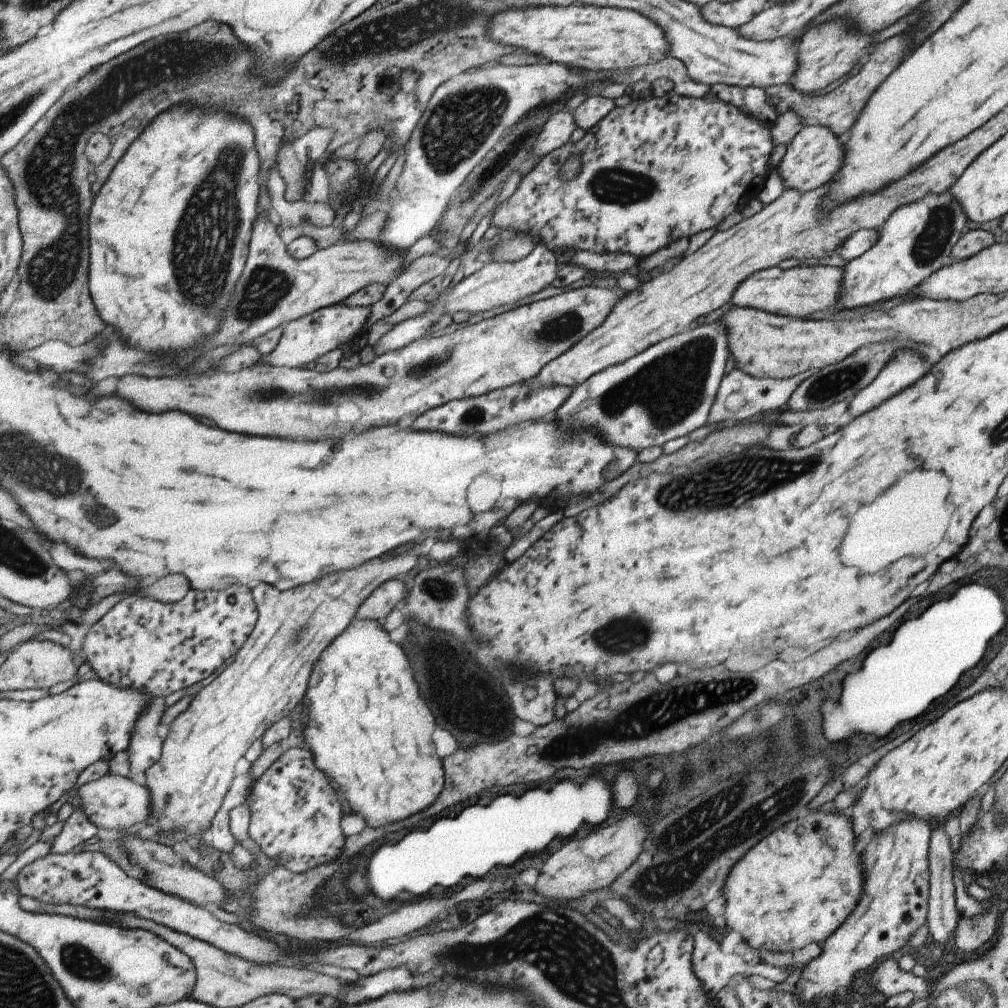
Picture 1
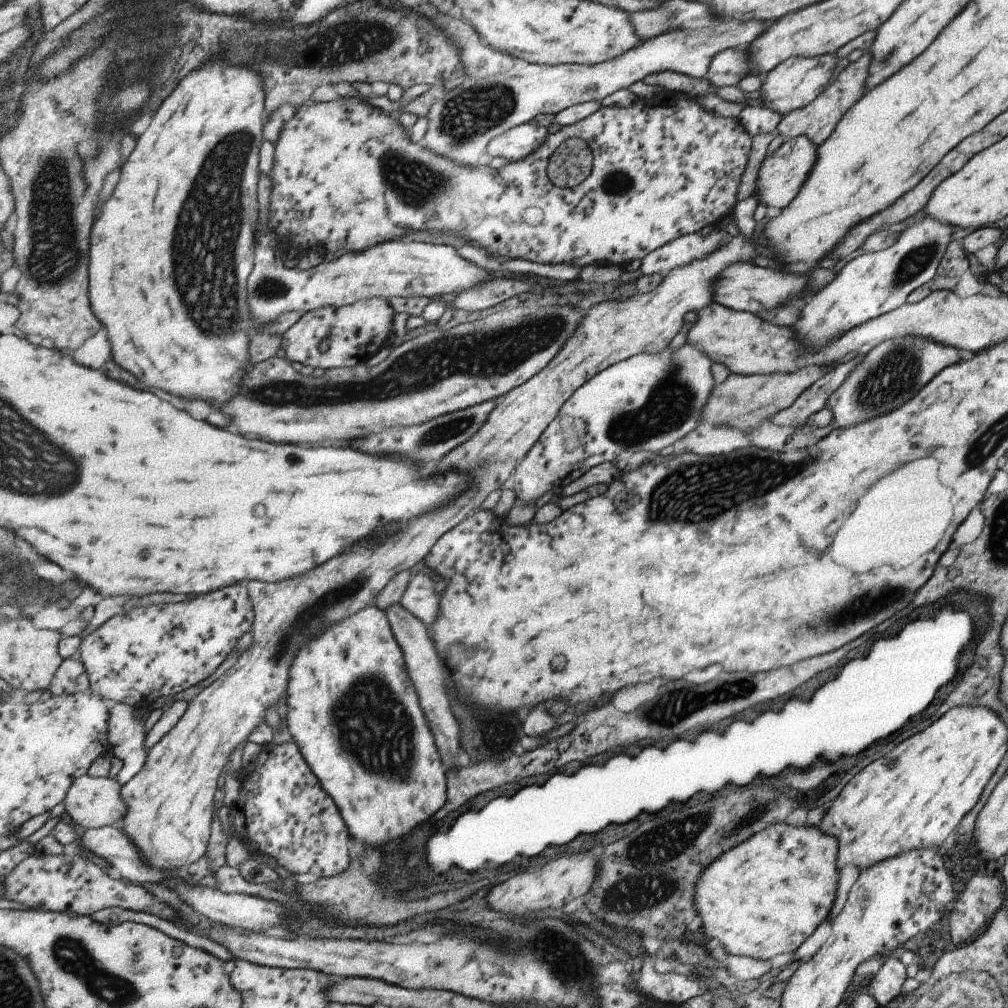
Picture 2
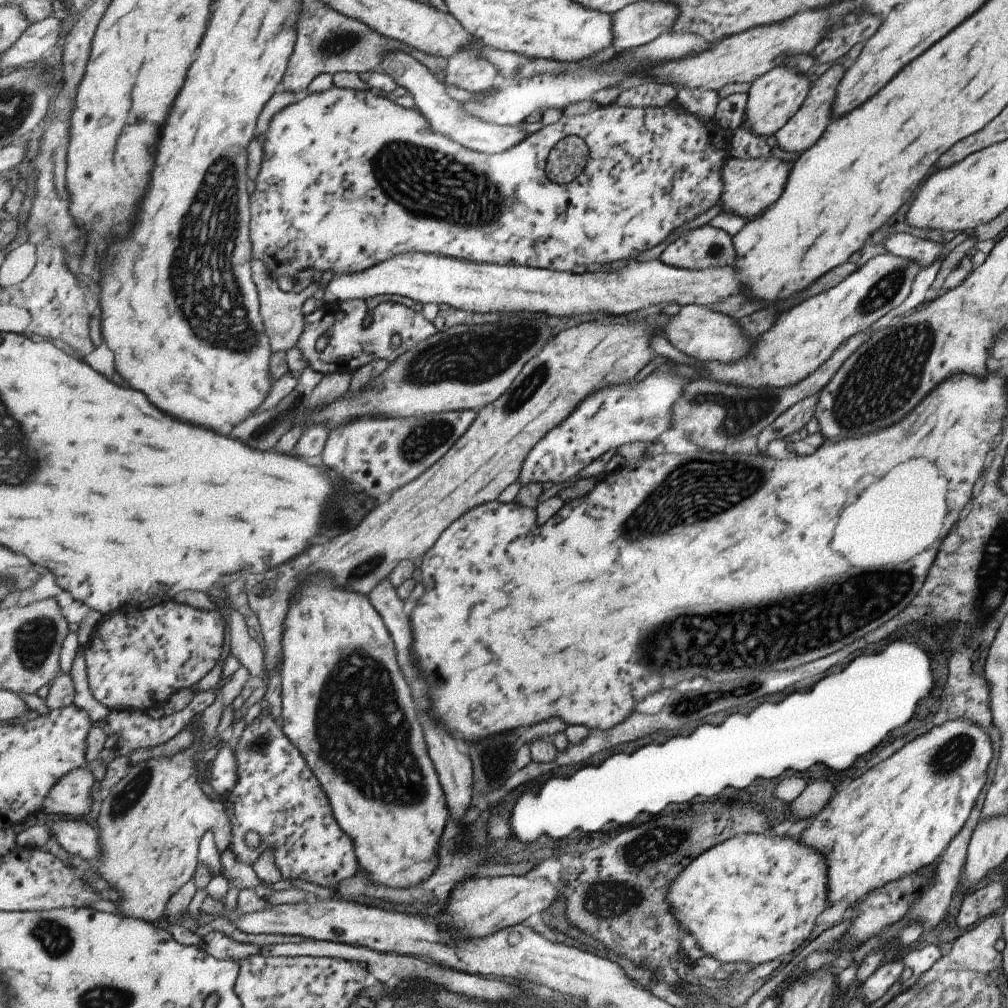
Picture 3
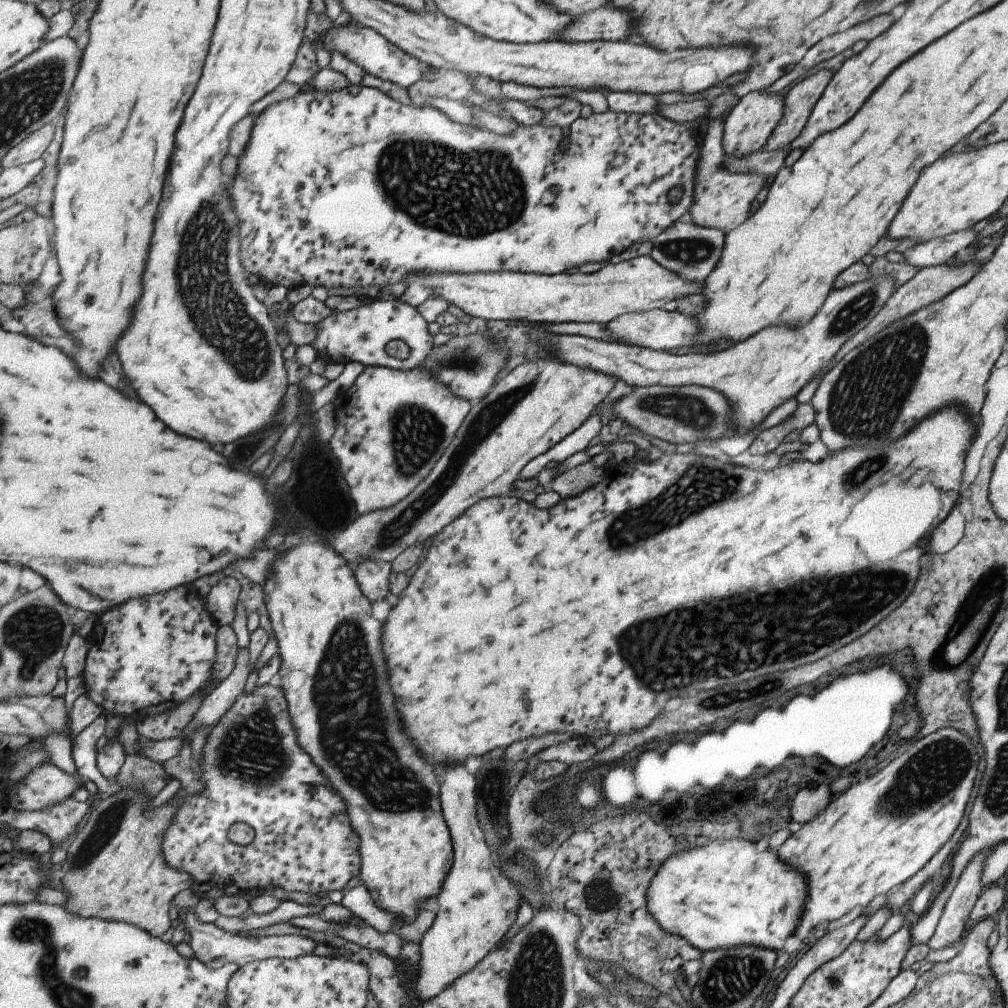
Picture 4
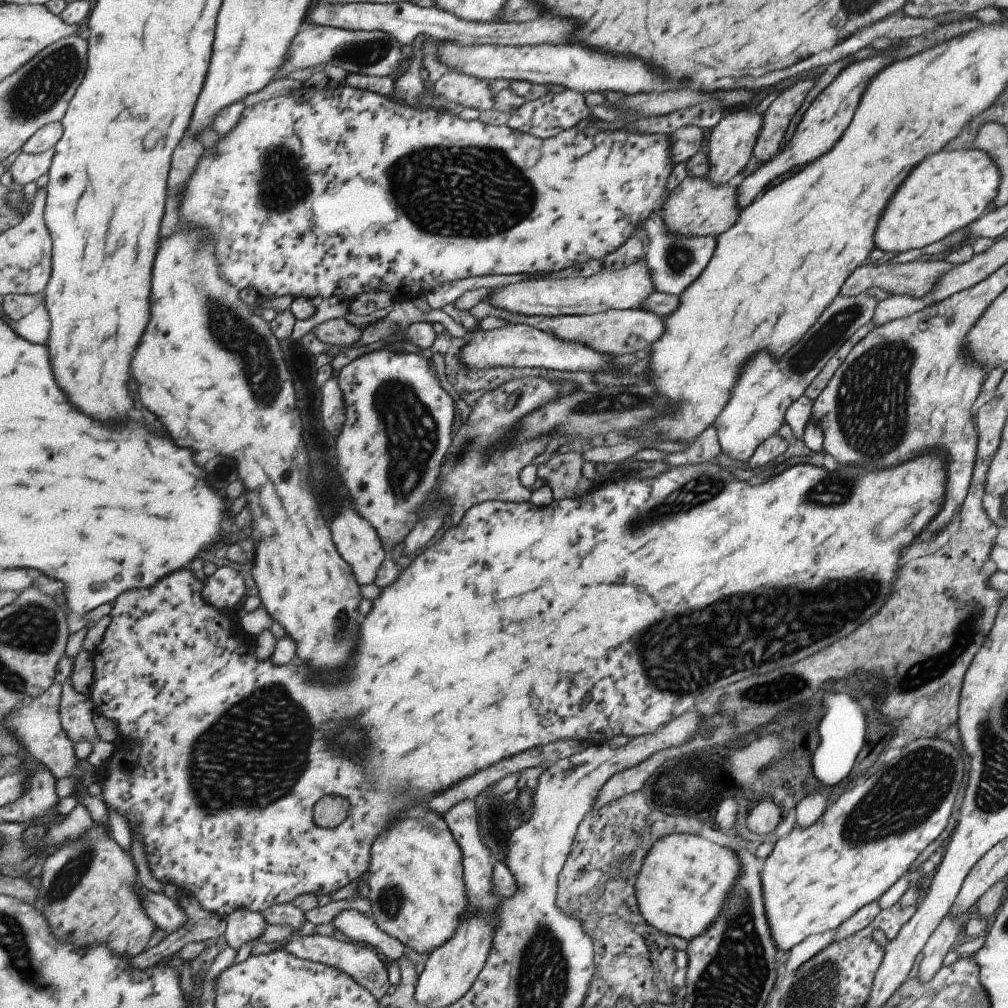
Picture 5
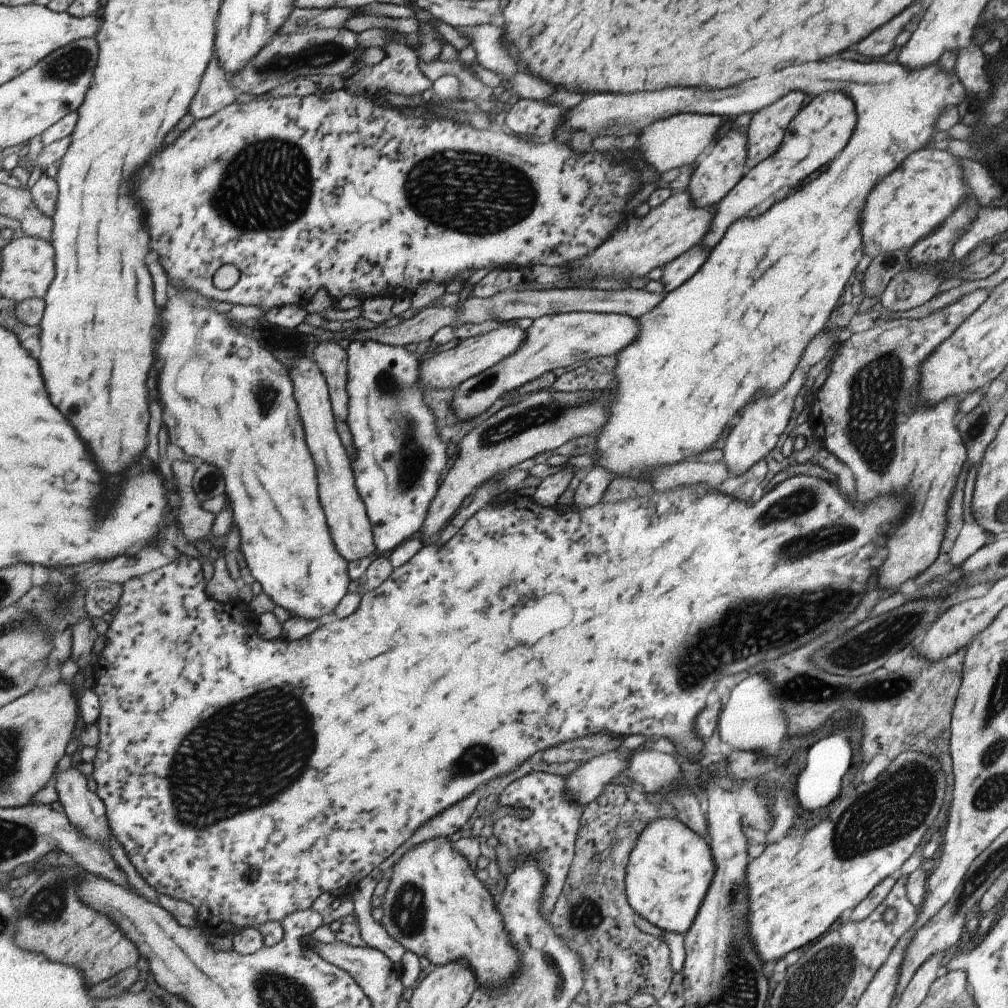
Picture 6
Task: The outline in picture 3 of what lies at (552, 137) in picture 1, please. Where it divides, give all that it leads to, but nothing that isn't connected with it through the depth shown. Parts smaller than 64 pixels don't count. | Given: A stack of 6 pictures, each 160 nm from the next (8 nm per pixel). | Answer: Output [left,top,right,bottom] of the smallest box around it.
[377,49,529,154]

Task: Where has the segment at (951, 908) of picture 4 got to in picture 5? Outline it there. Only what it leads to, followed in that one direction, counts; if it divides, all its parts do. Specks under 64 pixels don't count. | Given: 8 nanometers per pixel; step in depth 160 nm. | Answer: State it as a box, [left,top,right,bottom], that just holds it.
[916,912,966,982]

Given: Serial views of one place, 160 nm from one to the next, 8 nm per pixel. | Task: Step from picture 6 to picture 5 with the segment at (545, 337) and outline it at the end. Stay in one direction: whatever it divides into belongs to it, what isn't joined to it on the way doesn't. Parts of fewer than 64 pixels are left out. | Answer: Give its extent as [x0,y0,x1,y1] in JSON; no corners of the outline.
[469,302,665,355]

